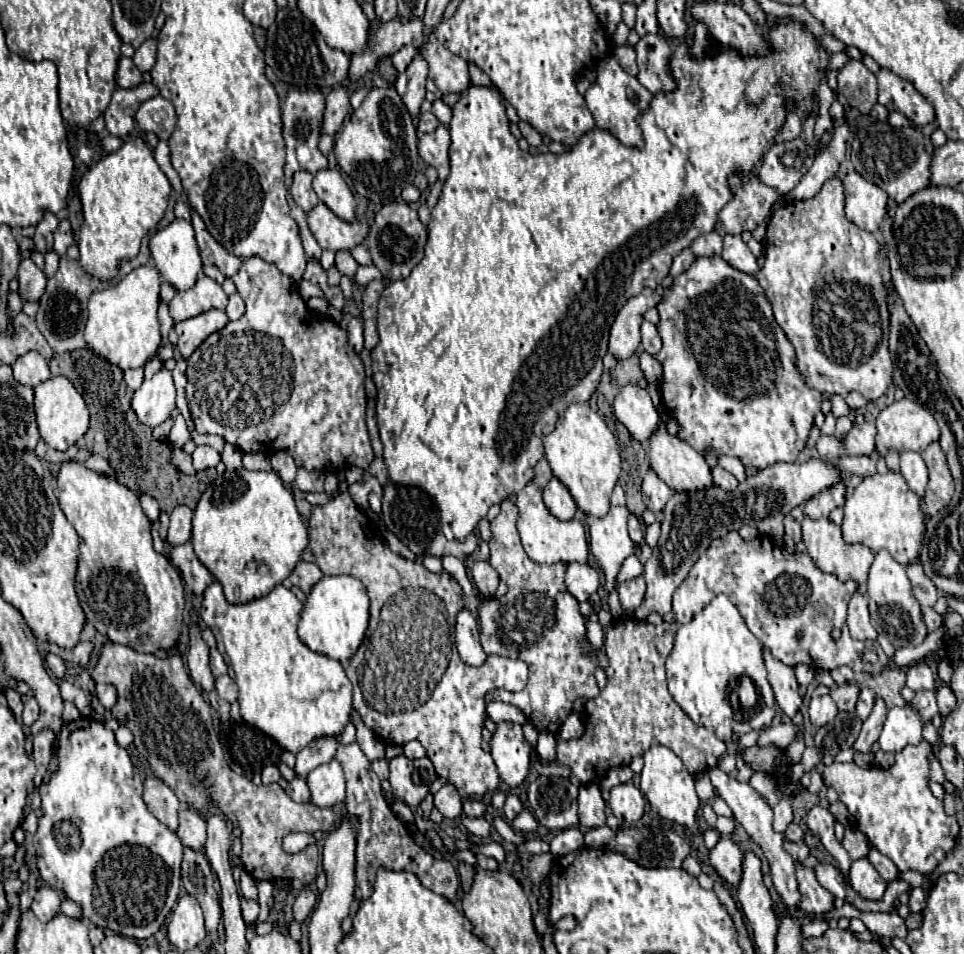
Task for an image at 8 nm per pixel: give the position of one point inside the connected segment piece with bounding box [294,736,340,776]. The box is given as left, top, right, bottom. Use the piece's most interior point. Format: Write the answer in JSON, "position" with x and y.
{"position":[321,750]}

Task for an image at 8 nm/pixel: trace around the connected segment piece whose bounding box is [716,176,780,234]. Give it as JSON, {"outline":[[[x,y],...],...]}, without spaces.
{"outline":[[[752,176],[748,180],[748,184],[744,186],[736,186],[734,188],[734,198],[720,210],[718,214],[718,224],[716,224],[716,232],[718,234],[742,234],[744,230],[754,230],[760,222],[764,222],[770,216],[772,204],[778,200],[778,192],[766,184],[760,184],[760,180],[756,176]]]}

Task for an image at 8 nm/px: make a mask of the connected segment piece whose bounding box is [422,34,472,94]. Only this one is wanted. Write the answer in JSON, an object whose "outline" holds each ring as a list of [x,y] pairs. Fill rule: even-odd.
{"outline":[[[434,34],[422,48],[422,54],[430,66],[430,78],[442,94],[462,94],[466,88],[470,88],[472,80],[468,62],[446,50]]]}

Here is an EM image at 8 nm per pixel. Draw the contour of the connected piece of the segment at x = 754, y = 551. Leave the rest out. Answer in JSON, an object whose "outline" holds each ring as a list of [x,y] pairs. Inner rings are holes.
{"outline":[[[734,530],[714,540],[698,558],[686,580],[674,592],[672,612],[676,614],[676,622],[684,624],[722,592],[740,610],[750,632],[770,648],[776,660],[788,666],[806,664],[814,670],[850,666],[854,672],[880,674],[888,664],[888,656],[880,644],[876,640],[854,640],[846,626],[846,606],[856,588],[858,584],[854,580],[842,582],[836,576],[822,572],[808,552],[792,552],[766,536],[756,536],[746,542]],[[830,628],[842,630],[840,640],[830,638]],[[798,632],[802,632],[802,640],[796,640]],[[864,648],[874,648],[878,652],[876,664],[860,662]]]}

